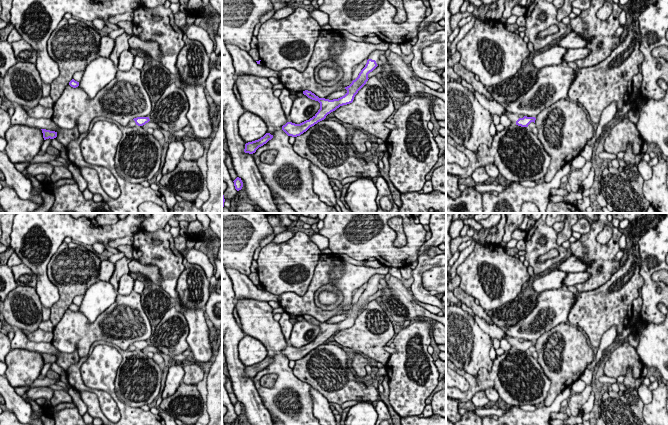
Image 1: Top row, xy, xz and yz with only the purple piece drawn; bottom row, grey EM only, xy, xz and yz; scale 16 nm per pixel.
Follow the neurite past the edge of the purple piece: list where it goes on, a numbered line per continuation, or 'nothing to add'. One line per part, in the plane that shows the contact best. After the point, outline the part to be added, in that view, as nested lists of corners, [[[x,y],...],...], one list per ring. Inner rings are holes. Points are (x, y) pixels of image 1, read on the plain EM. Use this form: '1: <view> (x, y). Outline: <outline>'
1: xz (375, 279). Outline: [[[375,274],[375,275],[371,276],[371,278],[368,280],[367,283],[375,284],[377,287],[380,284],[380,280],[384,279],[384,278],[385,278],[385,275]]]

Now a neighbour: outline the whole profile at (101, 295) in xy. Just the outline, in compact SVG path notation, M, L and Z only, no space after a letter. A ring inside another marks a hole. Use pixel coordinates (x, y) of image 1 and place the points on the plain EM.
M99 280L87 289L78 311L88 319L89 323L93 323L115 302L117 294L109 281Z

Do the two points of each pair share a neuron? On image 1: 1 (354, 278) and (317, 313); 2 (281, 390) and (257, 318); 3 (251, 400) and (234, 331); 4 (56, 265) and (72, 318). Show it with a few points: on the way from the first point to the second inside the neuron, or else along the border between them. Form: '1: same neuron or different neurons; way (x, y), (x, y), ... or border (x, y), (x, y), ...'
1: same neuron; way (347, 291), (347, 300), (336, 311), (330, 313)
2: same neuron; way (281, 372), (271, 336)
3: same neuron; way (240, 383), (232, 360), (232, 348)
4: different neurons; border (68, 308), (55, 326)

